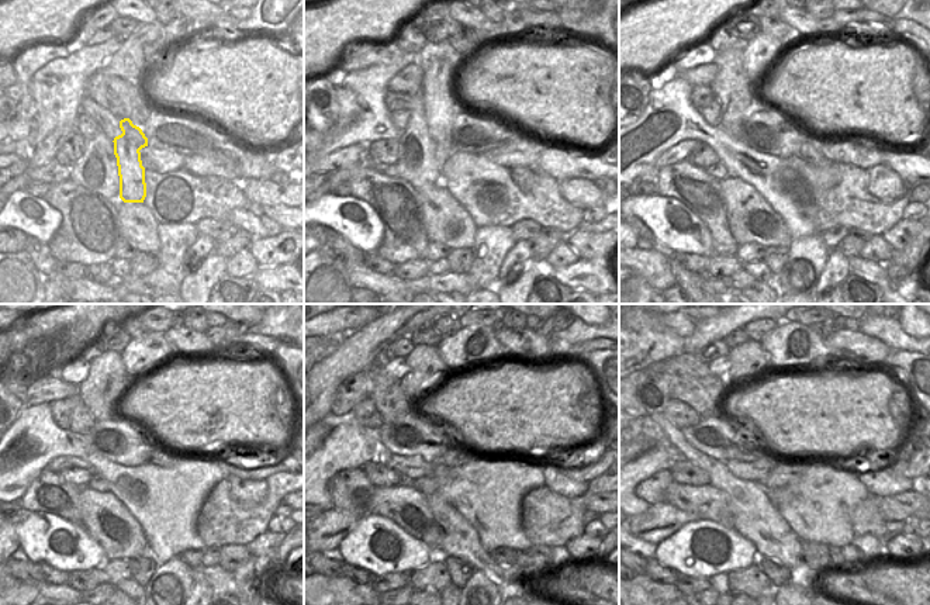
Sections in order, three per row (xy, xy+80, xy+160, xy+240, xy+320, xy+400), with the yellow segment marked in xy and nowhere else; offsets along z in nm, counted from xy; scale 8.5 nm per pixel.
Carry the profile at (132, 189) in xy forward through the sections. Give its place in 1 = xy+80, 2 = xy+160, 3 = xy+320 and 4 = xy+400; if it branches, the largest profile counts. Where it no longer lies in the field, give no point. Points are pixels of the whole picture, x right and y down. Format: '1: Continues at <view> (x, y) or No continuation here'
1: Continues at xy+80 (439, 61)
2: Continues at xy+160 (760, 51)
3: Continues at xy+320 (472, 345)
4: Continues at xy+400 (791, 345)

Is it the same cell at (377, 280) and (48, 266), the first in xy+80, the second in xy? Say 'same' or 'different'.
different

